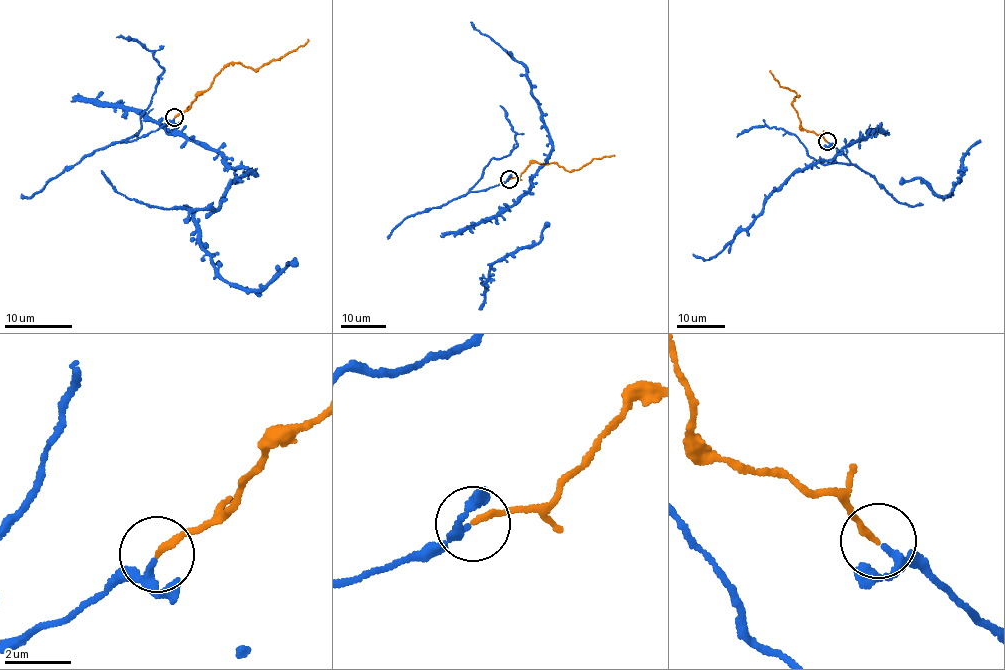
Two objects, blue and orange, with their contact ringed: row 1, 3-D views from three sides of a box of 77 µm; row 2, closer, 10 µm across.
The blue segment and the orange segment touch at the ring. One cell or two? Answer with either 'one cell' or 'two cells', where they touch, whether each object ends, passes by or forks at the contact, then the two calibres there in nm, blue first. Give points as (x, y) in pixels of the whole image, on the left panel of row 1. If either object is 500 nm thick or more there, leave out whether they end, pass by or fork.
one cell; at (174, 117); blue passes by; orange ends there; 160 nm thick on the blue side, 180 nm on the other

